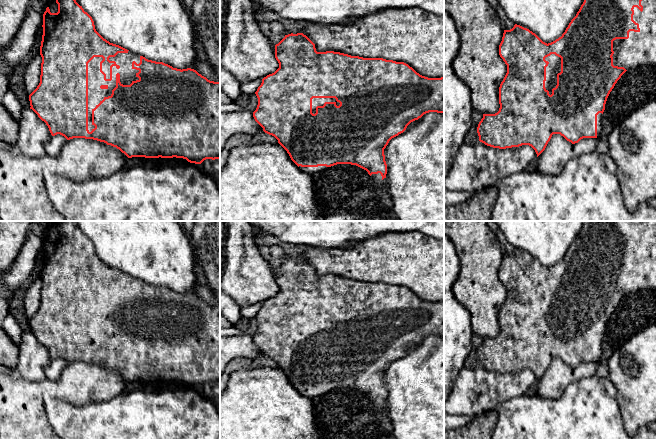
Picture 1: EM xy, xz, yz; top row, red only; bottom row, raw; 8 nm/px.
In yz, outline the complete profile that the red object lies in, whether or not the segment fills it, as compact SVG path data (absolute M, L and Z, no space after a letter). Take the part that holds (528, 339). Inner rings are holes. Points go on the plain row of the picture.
M585 221L579 235L561 261L547 268L529 253L515 248L512 253L504 254L499 279L507 289L507 297L499 311L500 332L495 338L483 338L477 351L480 366L499 373L529 369L538 381L545 374L553 358L560 358L572 368L578 367L583 362L598 362L607 322L621 300L627 294L638 291L656 291L656 221Z

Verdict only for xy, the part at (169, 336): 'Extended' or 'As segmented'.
Extended

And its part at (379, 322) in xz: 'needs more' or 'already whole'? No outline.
needs more

